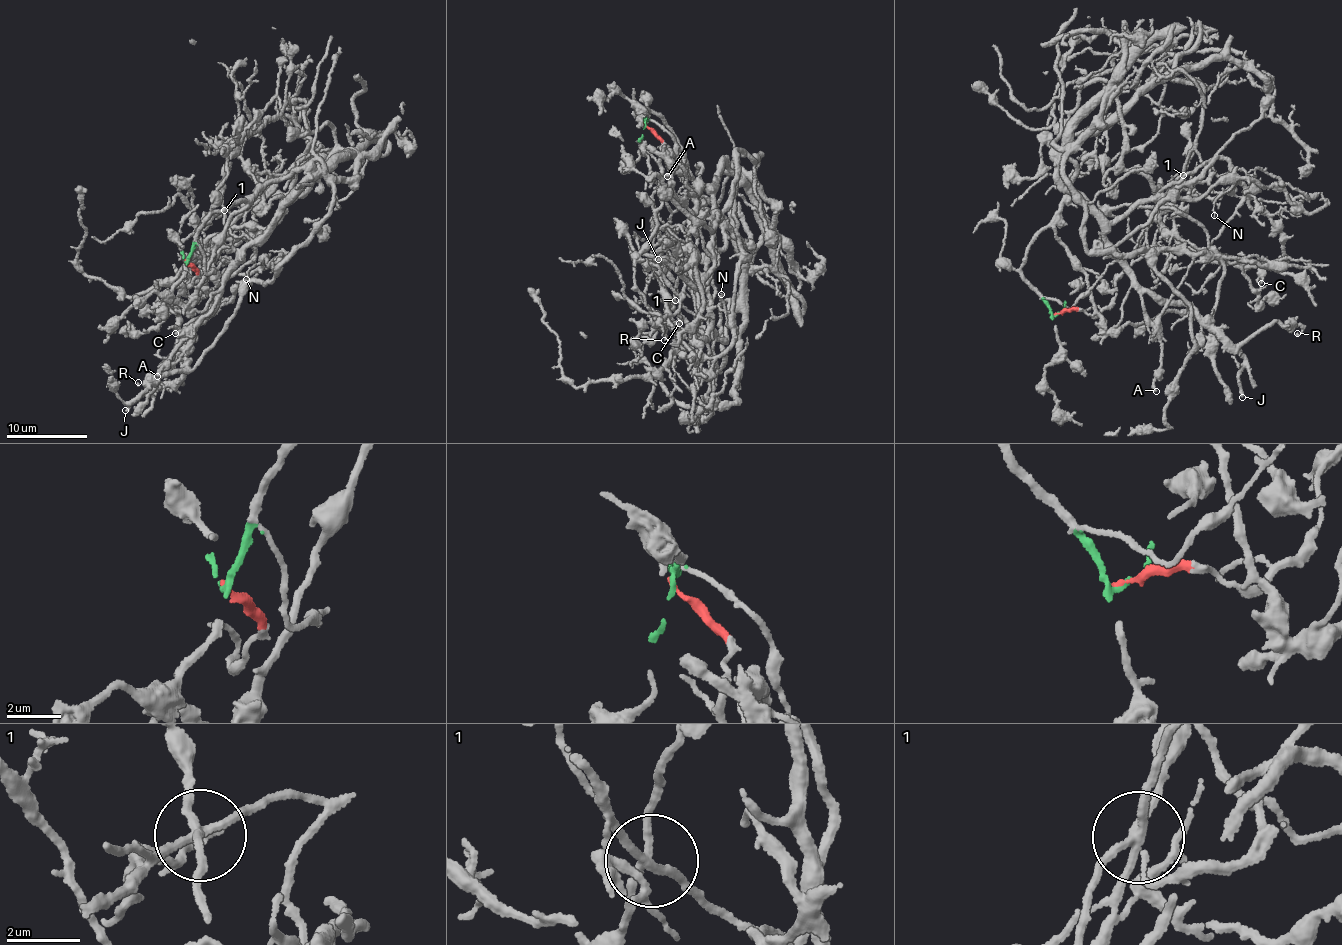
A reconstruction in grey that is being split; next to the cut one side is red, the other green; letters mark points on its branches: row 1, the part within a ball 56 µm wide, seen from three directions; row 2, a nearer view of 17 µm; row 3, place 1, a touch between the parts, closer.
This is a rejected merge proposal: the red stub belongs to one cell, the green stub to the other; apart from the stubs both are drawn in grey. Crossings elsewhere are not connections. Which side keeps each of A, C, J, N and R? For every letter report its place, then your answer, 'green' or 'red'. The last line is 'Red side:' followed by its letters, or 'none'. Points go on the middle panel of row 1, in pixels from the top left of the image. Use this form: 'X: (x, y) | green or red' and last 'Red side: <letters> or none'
A: (667, 176) | green
C: (679, 323) | green
J: (658, 259) | green
N: (721, 294) | red
R: (664, 340) | green
Red side: N

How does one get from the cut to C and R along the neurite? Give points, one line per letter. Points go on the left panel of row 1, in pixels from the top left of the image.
C: (185, 261), (197, 245), (208, 272), (261, 241), (248, 227), (213, 232), (189, 261), (173, 305), (174, 333)
R: (185, 261), (197, 245), (208, 272), (223, 261), (230, 266), (195, 330), (176, 385), (182, 385), (138, 382)

